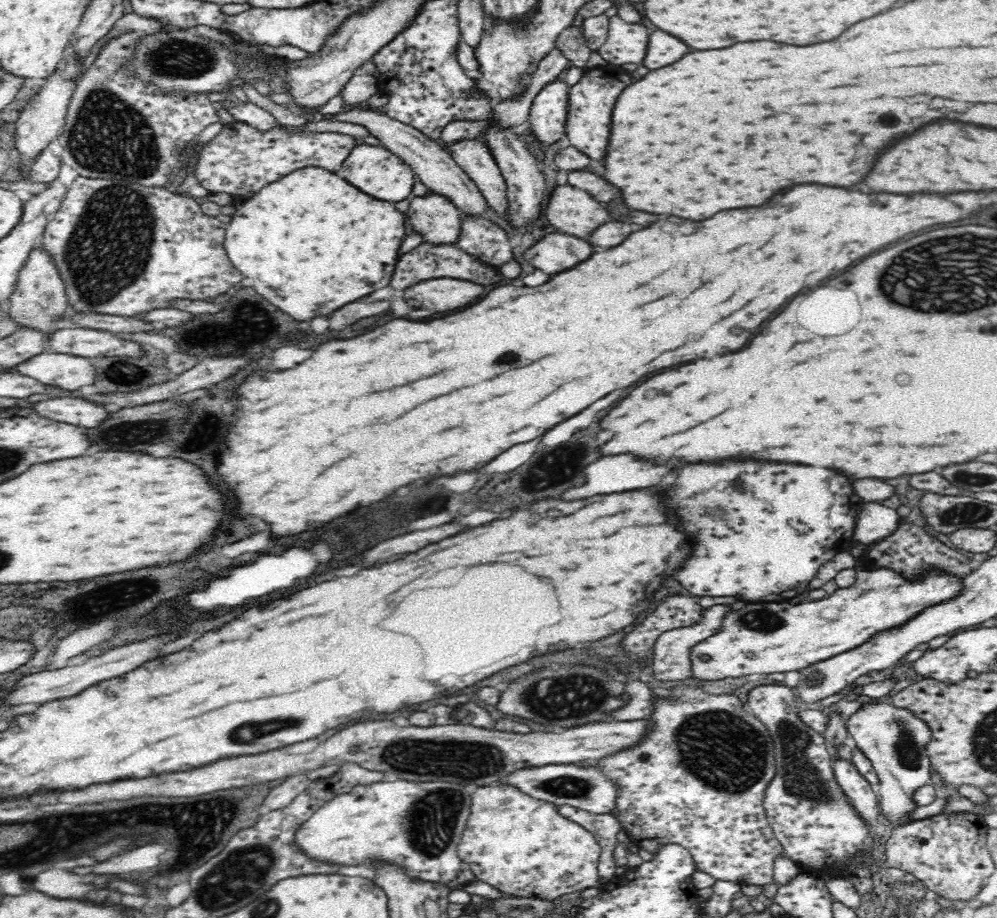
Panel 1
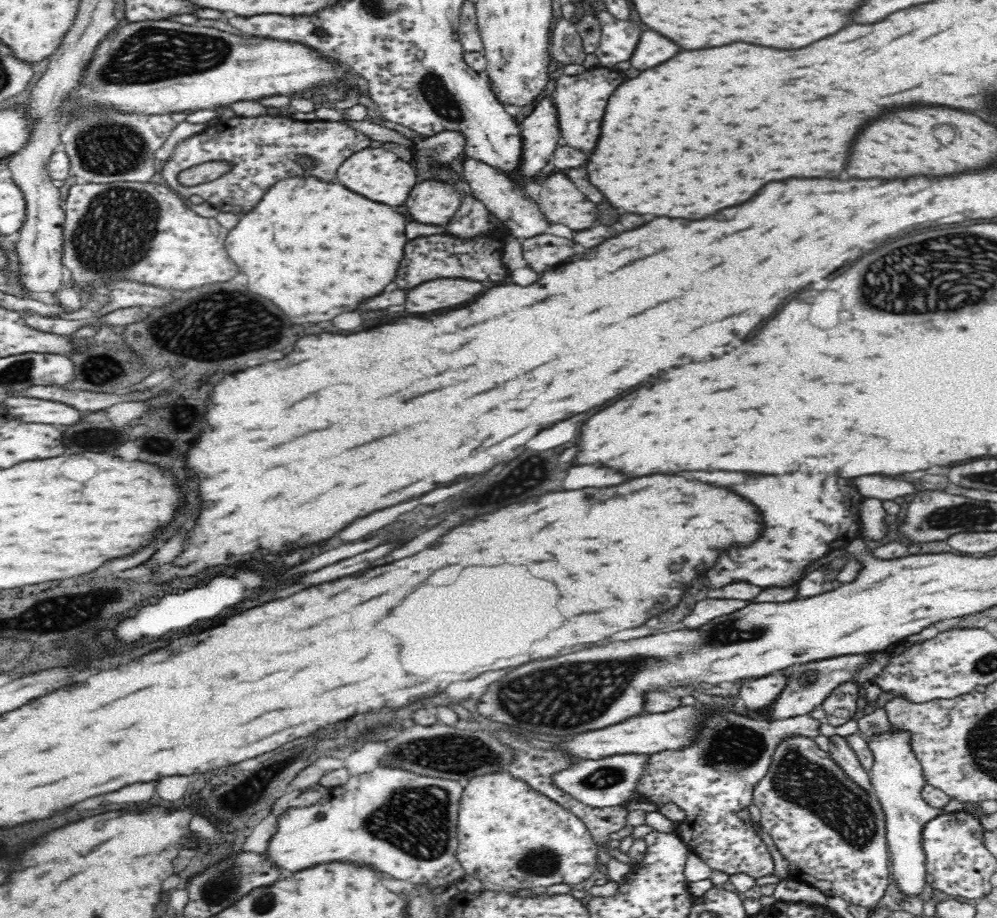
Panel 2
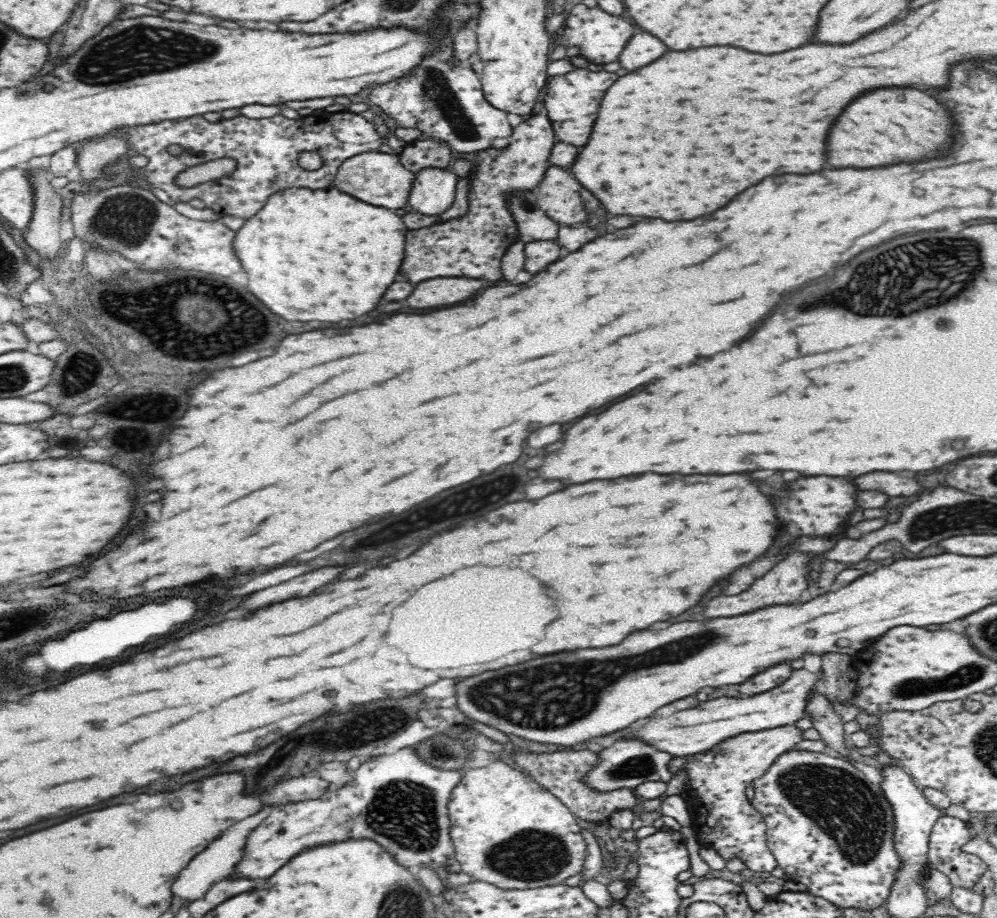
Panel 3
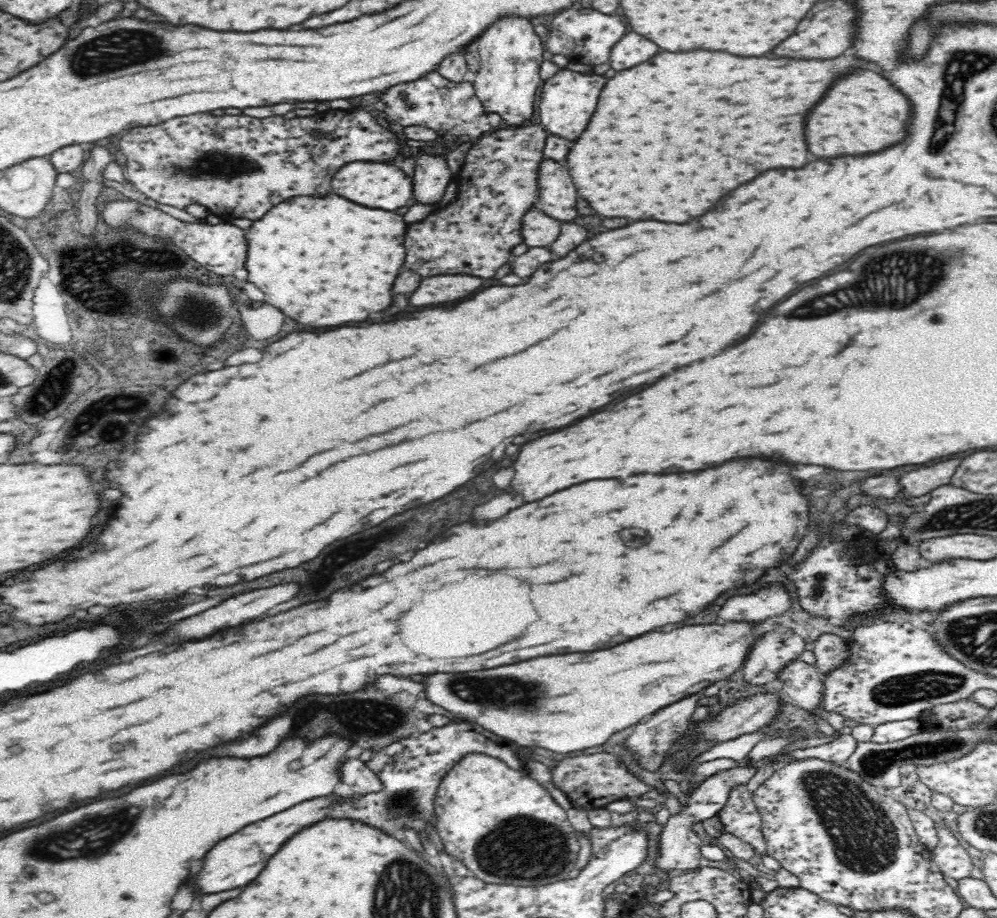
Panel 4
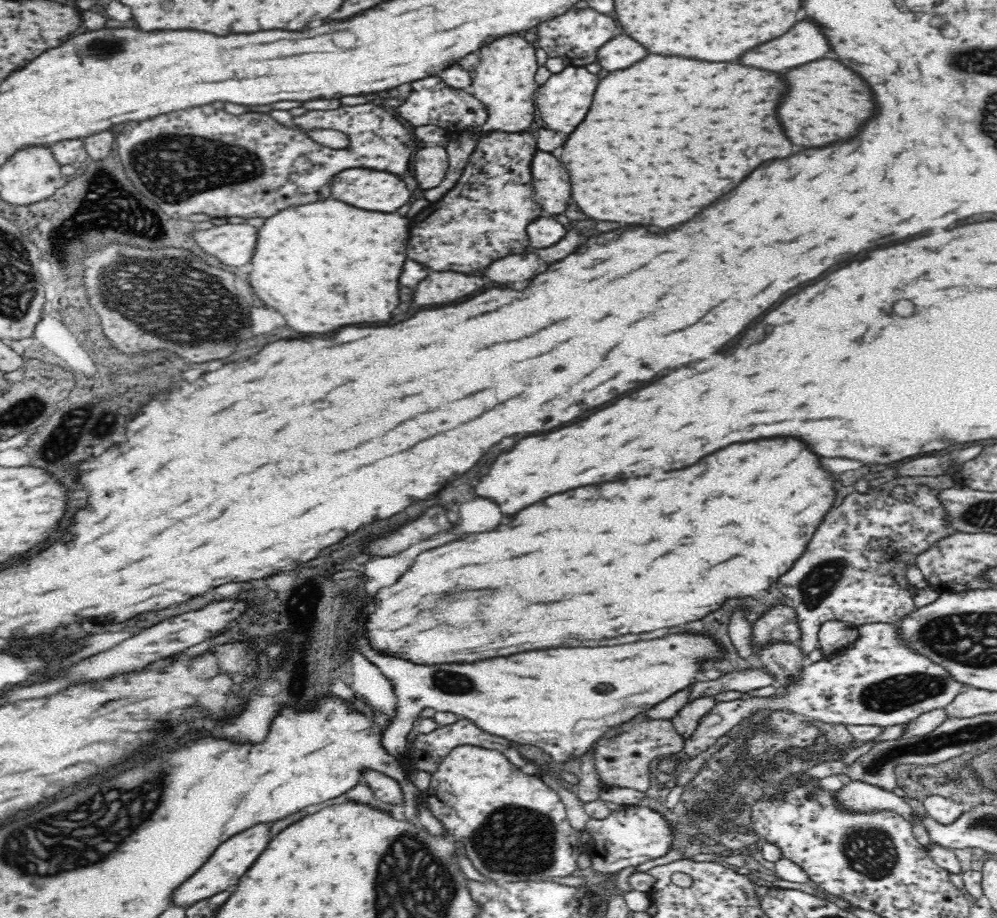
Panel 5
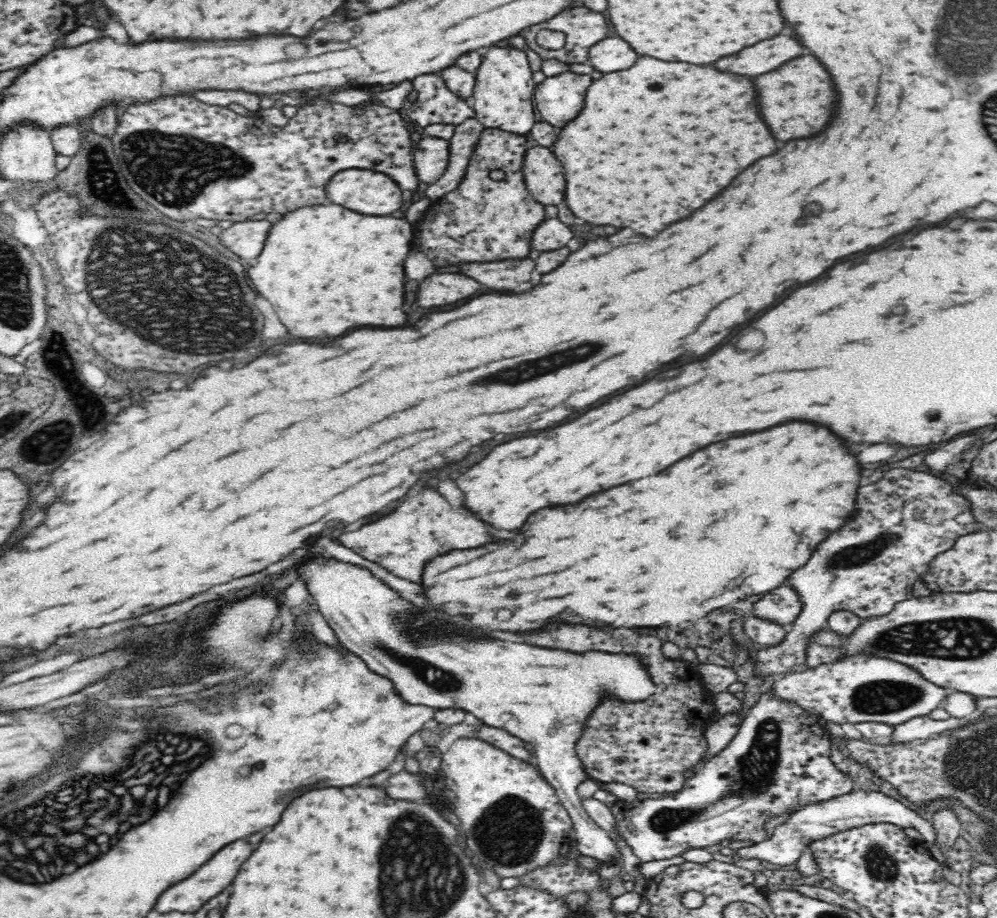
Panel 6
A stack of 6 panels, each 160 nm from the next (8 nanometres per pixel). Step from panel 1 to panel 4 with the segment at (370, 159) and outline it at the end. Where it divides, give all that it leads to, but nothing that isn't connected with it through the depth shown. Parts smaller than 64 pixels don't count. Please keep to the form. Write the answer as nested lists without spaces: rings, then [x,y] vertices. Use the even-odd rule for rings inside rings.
[[[350,162],[338,170],[332,180],[332,192],[342,198],[348,198],[362,206],[376,206],[382,210],[396,210],[408,204],[412,198],[412,180],[398,170],[394,164],[382,162]]]

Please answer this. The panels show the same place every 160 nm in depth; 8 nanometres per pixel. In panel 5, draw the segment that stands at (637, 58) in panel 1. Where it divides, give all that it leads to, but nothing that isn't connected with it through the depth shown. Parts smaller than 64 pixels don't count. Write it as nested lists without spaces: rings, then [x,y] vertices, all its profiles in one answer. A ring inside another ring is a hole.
[[[584,8],[568,10],[566,14],[540,24],[536,34],[535,45],[543,48],[550,58],[561,58],[568,66],[586,66],[596,62],[596,50],[620,34],[620,28],[616,30],[616,22],[610,16],[600,14],[592,8]]]

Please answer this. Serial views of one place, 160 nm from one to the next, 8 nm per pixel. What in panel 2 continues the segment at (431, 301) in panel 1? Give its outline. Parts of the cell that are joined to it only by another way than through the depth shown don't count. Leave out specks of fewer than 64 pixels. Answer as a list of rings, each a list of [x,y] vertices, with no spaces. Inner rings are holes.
[[[440,278],[412,288],[406,296],[406,310],[412,314],[450,308],[476,298],[484,290],[482,282],[462,278]]]

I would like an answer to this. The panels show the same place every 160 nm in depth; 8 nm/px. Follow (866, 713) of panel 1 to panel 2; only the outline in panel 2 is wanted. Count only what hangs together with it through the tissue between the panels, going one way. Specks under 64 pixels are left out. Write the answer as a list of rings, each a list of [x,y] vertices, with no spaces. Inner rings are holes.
[[[890,731],[874,737],[869,740],[869,747],[871,748],[874,762],[872,768],[869,770],[872,784],[874,789],[872,790],[875,796],[880,800],[884,815],[886,817],[886,836],[887,846],[889,847],[891,858],[891,876],[892,880],[899,891],[905,897],[923,896],[924,892],[928,889],[926,882],[926,856],[924,849],[922,848],[922,832],[924,832],[924,826],[938,818],[945,812],[942,809],[936,809],[926,803],[926,800],[922,796],[922,790],[925,787],[924,775],[922,775],[922,767],[920,767],[920,761],[916,759],[916,755],[910,749],[910,739],[908,739],[908,733],[900,731],[899,733],[892,733]]]

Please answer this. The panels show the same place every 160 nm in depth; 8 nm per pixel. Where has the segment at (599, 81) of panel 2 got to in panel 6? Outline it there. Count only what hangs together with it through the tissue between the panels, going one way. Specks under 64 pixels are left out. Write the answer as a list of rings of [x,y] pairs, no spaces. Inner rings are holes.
[[[569,70],[538,83],[534,91],[534,106],[542,120],[560,128],[574,120],[584,108],[584,96],[590,82],[590,76]]]

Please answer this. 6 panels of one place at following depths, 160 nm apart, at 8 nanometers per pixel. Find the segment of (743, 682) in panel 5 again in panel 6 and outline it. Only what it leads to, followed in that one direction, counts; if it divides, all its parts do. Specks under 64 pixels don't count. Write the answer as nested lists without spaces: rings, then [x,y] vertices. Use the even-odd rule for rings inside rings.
[[[902,467],[891,468],[876,482],[862,483],[857,492],[856,510],[848,522],[840,530],[829,534],[808,559],[806,566],[796,569],[788,578],[786,584],[800,595],[802,610],[782,642],[758,652],[755,660],[757,674],[768,676],[800,670],[812,634],[825,628],[827,618],[836,610],[849,610],[860,618],[868,618],[888,614],[892,612],[892,602],[906,600],[908,590],[922,578],[935,556],[950,550],[957,538],[980,531],[979,522],[971,510],[971,500],[959,492],[960,487],[966,486],[970,486],[967,479],[950,483],[930,471]]]

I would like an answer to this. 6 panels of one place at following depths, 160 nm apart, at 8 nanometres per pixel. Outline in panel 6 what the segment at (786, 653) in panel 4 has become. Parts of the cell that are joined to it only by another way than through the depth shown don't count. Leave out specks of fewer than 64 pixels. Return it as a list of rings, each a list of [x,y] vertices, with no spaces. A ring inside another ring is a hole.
[[[785,584],[764,594],[760,602],[754,604],[752,613],[758,618],[767,618],[780,626],[796,620],[802,610],[800,595]]]

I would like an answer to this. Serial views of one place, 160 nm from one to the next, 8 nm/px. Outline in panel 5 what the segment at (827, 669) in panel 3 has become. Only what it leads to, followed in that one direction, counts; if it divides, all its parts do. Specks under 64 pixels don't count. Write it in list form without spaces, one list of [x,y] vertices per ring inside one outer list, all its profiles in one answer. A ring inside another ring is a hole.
[[[828,620],[818,633],[822,652],[830,658],[838,652],[850,648],[859,637],[857,626],[843,620]]]

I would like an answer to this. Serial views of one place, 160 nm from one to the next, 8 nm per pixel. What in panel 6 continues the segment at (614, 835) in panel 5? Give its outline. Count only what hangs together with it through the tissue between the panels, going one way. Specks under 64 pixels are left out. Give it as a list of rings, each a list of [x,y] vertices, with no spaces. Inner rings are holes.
[[[773,686],[766,689],[765,692],[761,692],[755,703],[748,708],[745,717],[743,718],[738,734],[734,736],[732,742],[728,744],[725,749],[722,749],[716,756],[712,756],[704,763],[698,765],[692,776],[688,776],[684,782],[684,786],[680,790],[676,790],[676,793],[670,794],[670,796],[663,798],[648,798],[643,800],[633,800],[630,802],[617,802],[611,807],[611,812],[616,817],[616,827],[618,827],[618,833],[615,837],[616,841],[624,840],[631,852],[640,859],[641,863],[655,861],[655,860],[666,860],[681,856],[683,852],[691,848],[704,848],[704,846],[710,846],[712,844],[718,844],[722,840],[739,840],[739,841],[750,841],[752,843],[759,843],[766,839],[766,826],[771,818],[774,816],[781,816],[784,813],[798,812],[802,810],[804,806],[812,806],[812,804],[822,804],[826,800],[832,798],[838,798],[838,796],[844,796],[844,794],[852,794],[855,790],[854,782],[850,777],[847,770],[842,770],[836,766],[832,761],[832,751],[830,751],[830,739],[828,739],[829,733],[823,721],[822,717],[818,717],[816,714],[812,714],[807,710],[801,708],[792,702],[791,700],[783,700],[779,696],[775,695]]]

